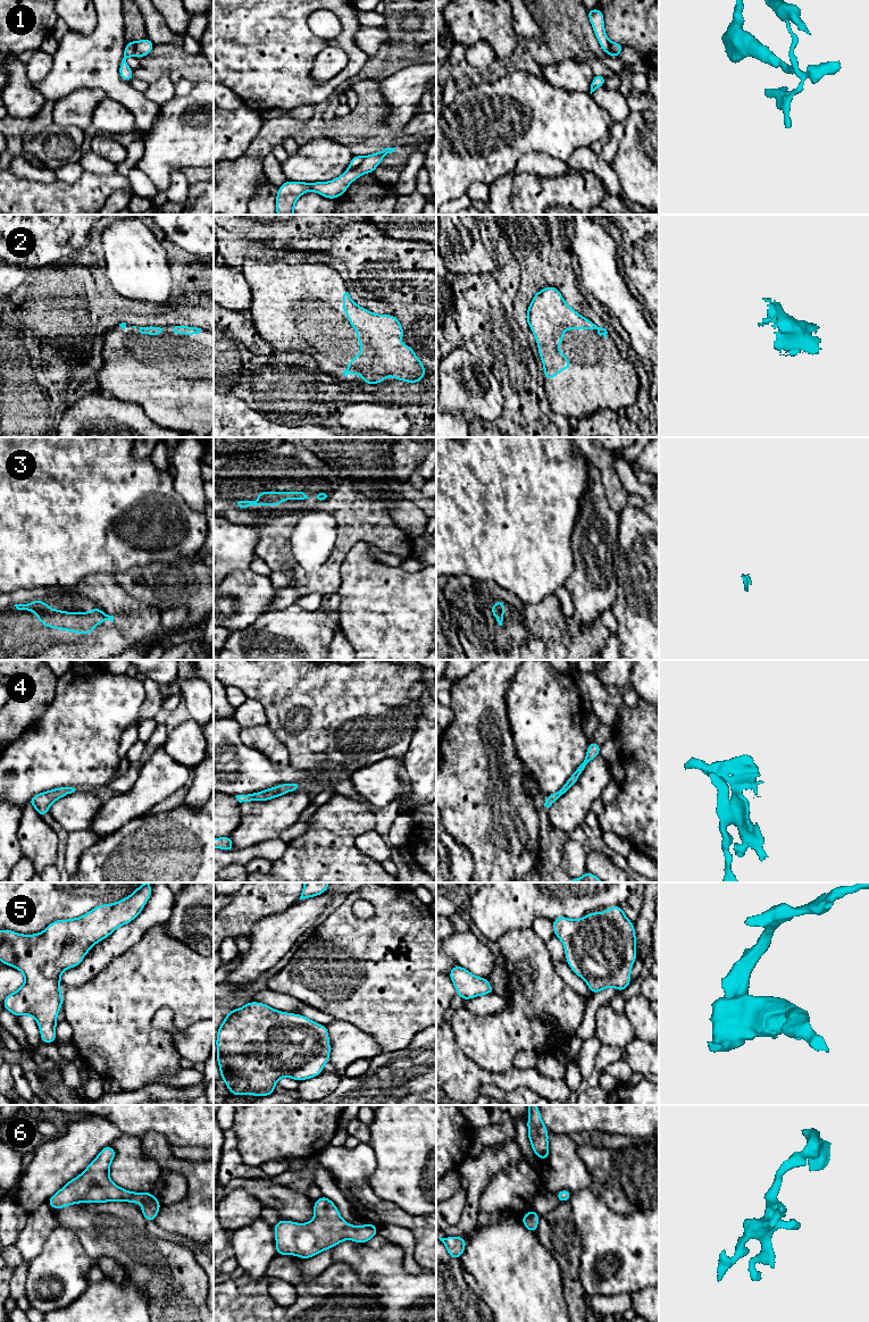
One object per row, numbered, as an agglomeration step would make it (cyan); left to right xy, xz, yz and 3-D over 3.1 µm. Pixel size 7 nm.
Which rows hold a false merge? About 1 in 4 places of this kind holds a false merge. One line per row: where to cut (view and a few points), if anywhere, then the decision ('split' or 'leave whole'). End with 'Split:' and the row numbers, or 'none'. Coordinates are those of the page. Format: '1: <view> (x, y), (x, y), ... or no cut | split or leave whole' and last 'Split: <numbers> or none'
1: xz (364, 157), (357, 166), (349, 168) | split
2: no cut | leave whole
3: no cut | leave whole
4: no cut | leave whole
5: no cut | leave whole
6: no cut | leave whole
Split: 1

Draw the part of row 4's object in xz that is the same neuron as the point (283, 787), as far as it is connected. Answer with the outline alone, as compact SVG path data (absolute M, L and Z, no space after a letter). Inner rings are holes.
M281 784L273 788L265 789L258 793L251 793L247 795L236 795L235 797L240 803L251 801L268 801L286 793L293 792L298 788L296 784Z

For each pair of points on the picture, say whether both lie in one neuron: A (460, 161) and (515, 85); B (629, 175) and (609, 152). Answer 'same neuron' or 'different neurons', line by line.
A: same neuron
B: different neurons

